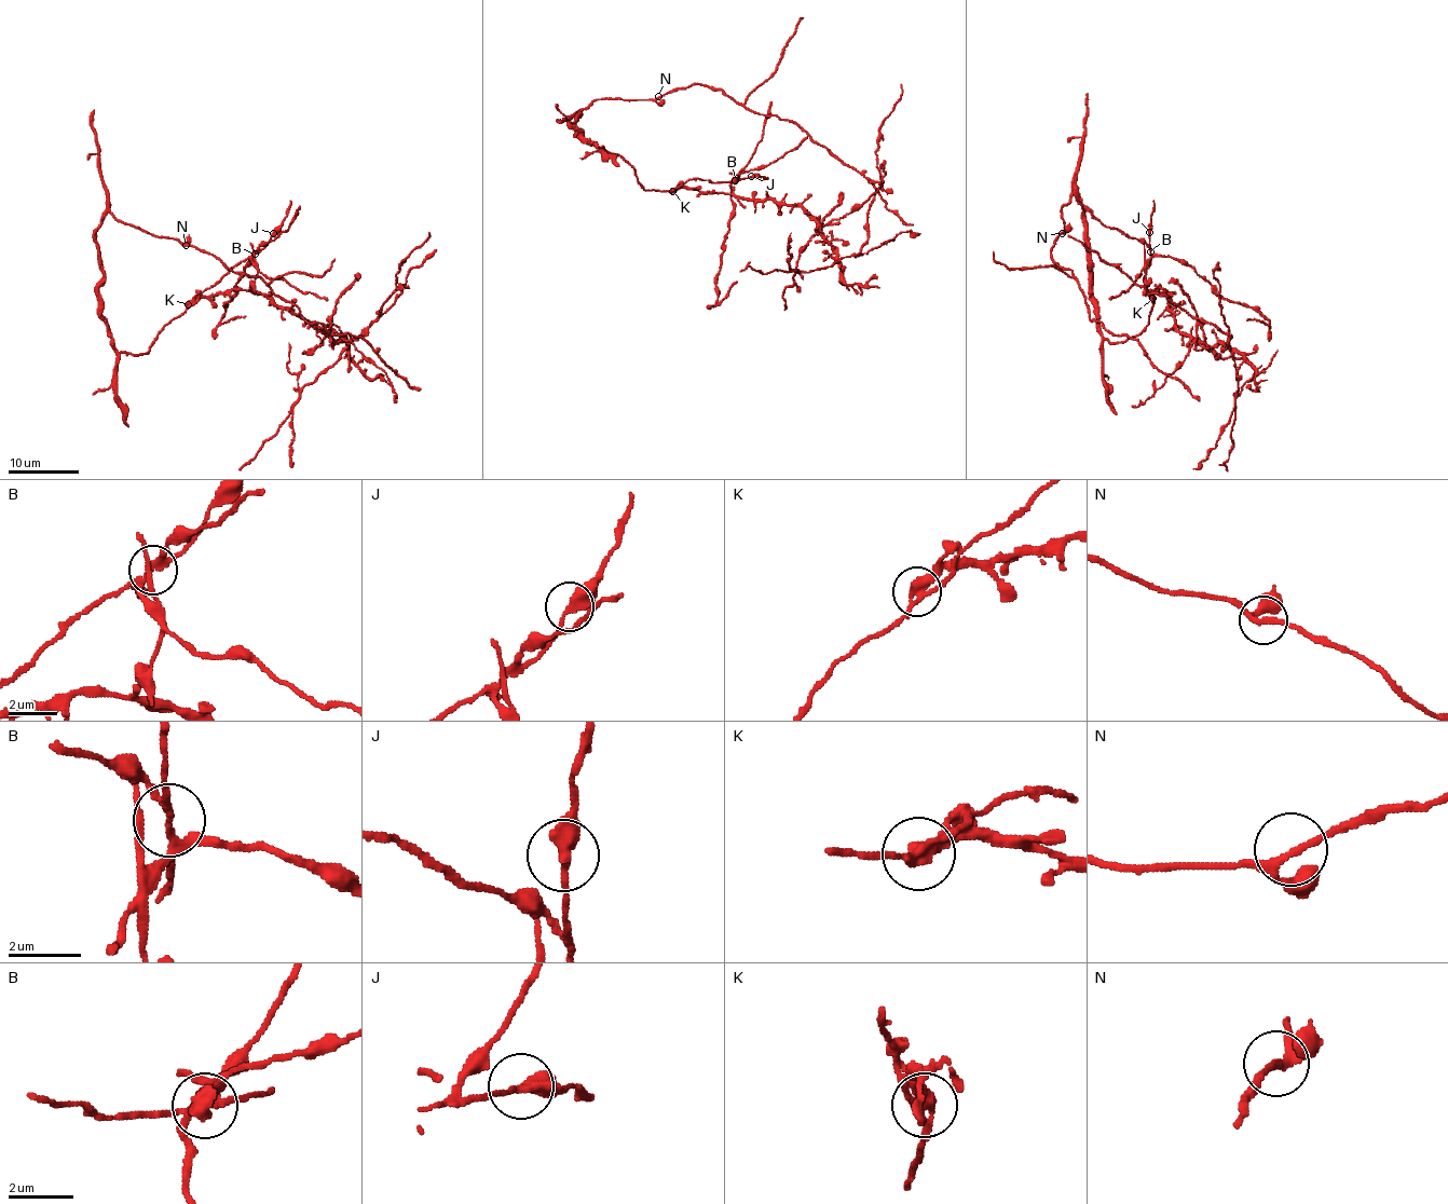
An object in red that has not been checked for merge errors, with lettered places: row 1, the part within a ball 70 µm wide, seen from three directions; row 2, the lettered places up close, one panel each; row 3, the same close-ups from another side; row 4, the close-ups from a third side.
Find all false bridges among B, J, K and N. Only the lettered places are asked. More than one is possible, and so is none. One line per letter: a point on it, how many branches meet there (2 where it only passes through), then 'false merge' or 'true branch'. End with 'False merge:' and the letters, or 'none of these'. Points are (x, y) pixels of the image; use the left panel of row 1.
B: at (255, 254); 5 branches meet; false merge
J: at (273, 233); 2 branches meet; true branch
K: at (188, 304); 2 branches meet; false merge
N: at (186, 245); 3 branches meet; true branch
False merge: B, K

